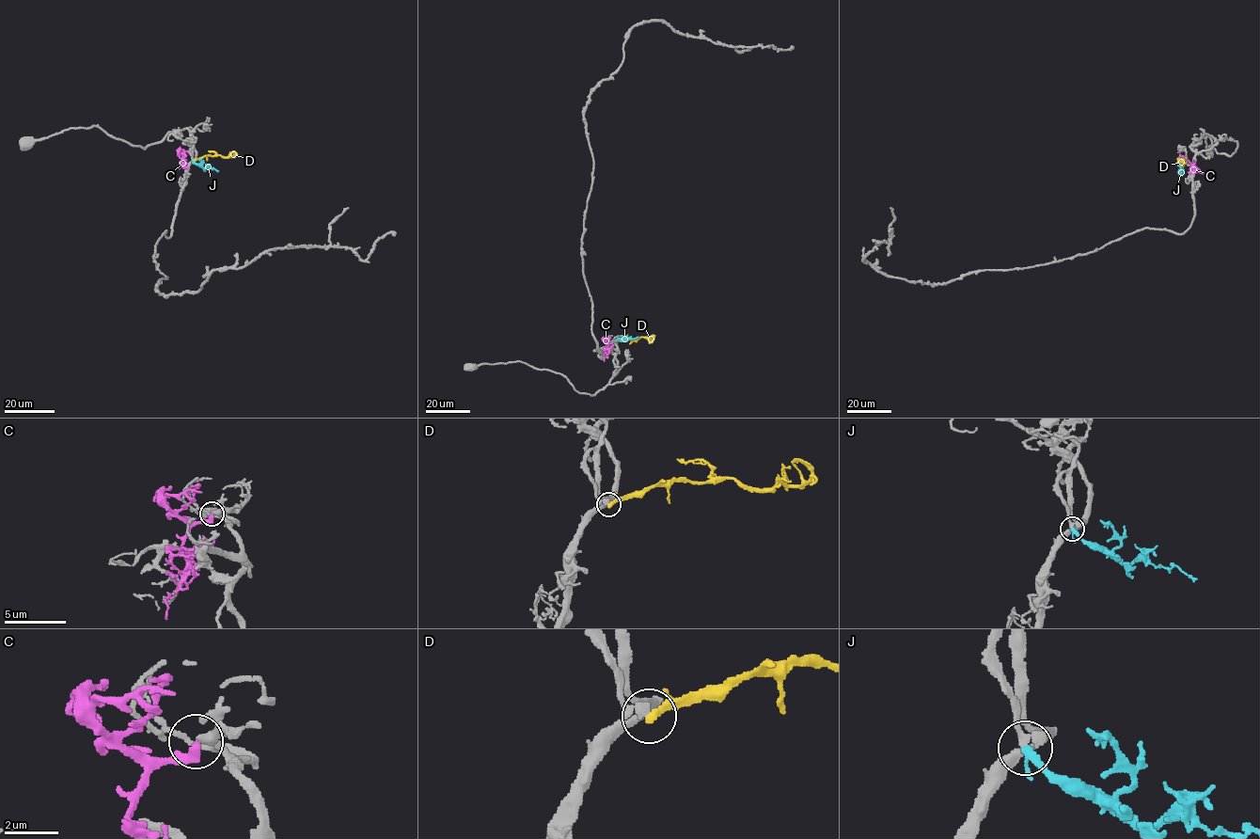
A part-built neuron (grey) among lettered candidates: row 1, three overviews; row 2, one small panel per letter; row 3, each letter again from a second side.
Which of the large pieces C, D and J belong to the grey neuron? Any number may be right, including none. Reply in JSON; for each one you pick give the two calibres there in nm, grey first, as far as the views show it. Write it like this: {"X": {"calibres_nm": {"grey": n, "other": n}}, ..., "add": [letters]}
{"J": {"calibres_nm": {"grey": 320, "other": 260}}, "add": ["J"]}

